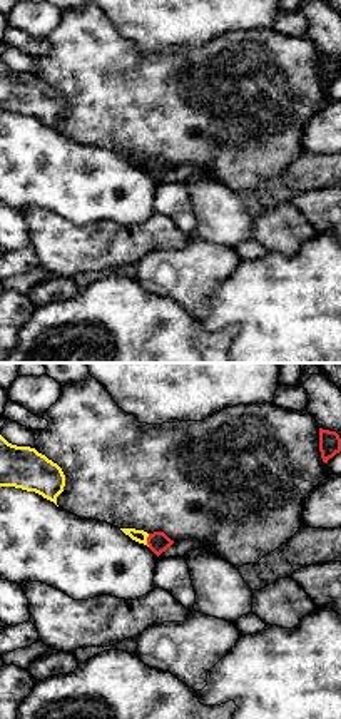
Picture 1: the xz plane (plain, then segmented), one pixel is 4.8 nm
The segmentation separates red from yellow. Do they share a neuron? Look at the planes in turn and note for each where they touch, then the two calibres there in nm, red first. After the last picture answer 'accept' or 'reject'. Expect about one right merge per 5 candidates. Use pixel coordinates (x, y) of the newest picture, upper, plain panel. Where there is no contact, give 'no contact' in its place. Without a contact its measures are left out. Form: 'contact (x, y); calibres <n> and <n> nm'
contact (147, 166); calibres 100 and 60 nm

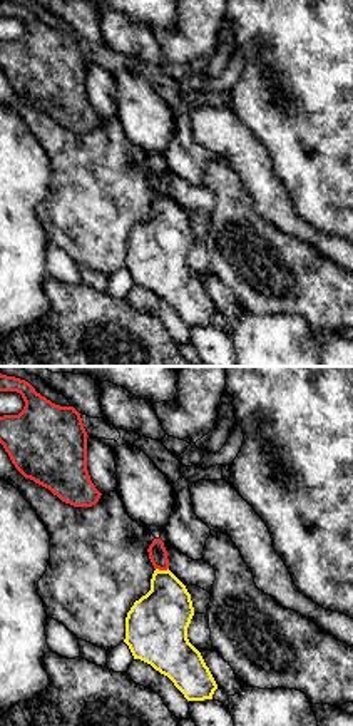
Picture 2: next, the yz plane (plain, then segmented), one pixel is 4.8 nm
contact (163, 194); calibres 90 and 280 nm

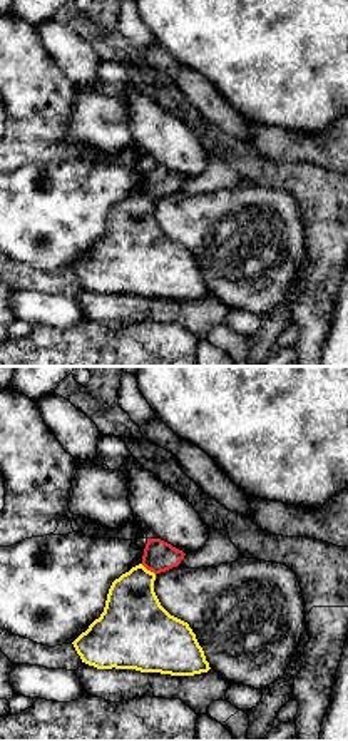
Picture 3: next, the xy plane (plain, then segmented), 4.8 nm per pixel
contact (148, 194); calibres 150 and 300 nm

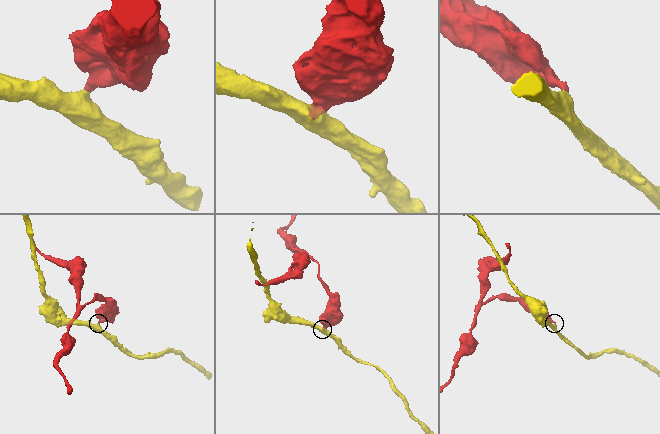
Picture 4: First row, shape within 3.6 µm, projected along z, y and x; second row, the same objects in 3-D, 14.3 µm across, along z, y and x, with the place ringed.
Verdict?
reject

